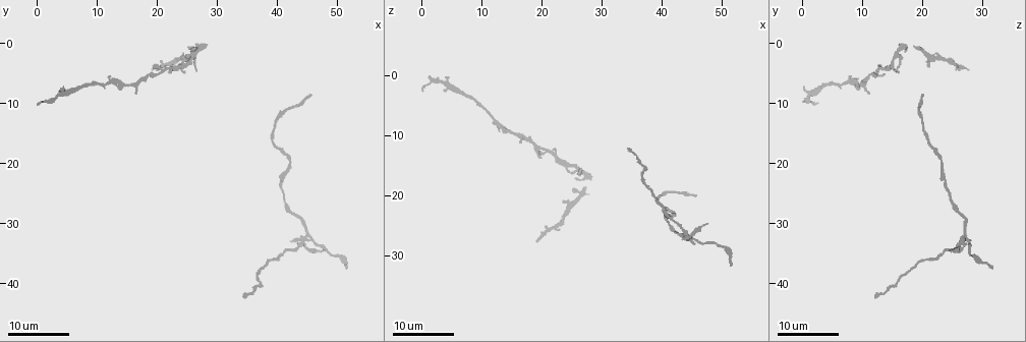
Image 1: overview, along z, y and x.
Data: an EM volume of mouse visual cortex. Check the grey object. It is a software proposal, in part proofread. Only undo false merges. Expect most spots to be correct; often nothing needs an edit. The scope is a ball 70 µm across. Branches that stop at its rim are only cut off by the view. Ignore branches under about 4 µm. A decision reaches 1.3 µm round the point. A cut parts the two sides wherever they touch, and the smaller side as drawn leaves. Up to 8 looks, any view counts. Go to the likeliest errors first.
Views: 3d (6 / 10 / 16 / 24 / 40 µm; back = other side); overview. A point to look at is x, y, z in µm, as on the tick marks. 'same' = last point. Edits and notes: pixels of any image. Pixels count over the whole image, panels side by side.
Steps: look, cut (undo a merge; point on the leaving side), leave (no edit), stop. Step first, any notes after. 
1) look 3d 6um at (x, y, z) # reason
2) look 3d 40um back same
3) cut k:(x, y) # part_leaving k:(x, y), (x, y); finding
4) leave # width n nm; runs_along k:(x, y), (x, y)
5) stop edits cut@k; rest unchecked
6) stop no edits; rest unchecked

look 3d 24um at (44.5, 32.5, 27.0) # side arm on a straight run

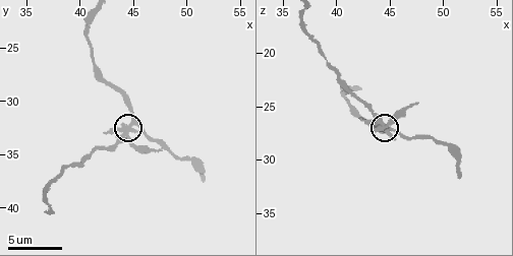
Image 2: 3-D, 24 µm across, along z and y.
look 3d 10um same

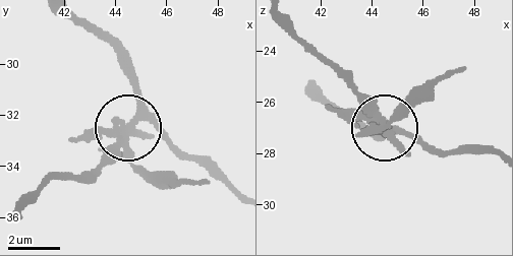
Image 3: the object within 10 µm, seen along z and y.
cut 3:(88, 142) # width 310 nm; a second neuron is stuck on

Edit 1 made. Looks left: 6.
look overview

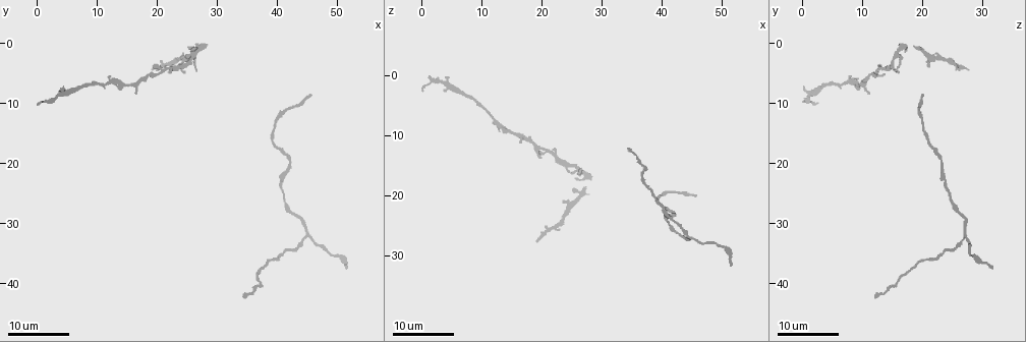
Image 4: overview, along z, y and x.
look 3d 16um at (38.0, 37.0, 19.0) # sudden change in width

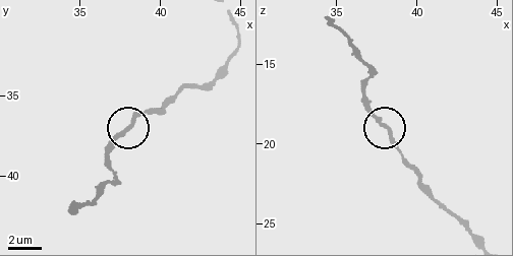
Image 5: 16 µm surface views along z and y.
look 3d 10um at (38.3, 36.6, 19.3) # zoom in

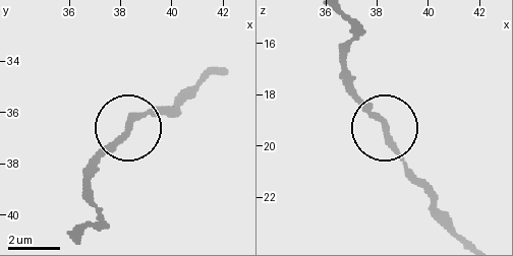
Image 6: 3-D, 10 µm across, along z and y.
leave # width 220 nm; runs_along 6:(216, 71), (178, 106), (148, 110), (93, 165); one neuron here

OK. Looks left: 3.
look 3d 24um at (42.5, 28.5, 26.5) # narrows sharply

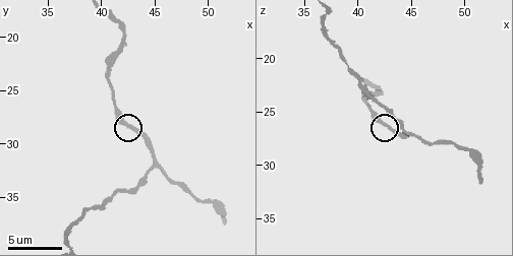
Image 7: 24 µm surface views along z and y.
look 3d 6um at (43.0, 28.6, 26.2) # closer look

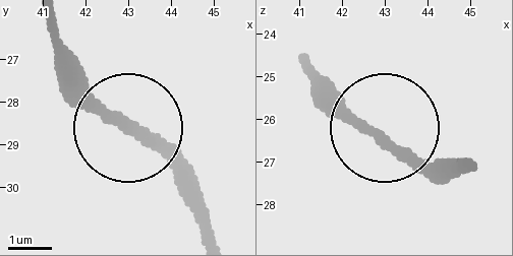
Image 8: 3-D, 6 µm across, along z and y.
leave # width 250 nm; one neuron here

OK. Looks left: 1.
stop edits cut@3; rest unchecked

